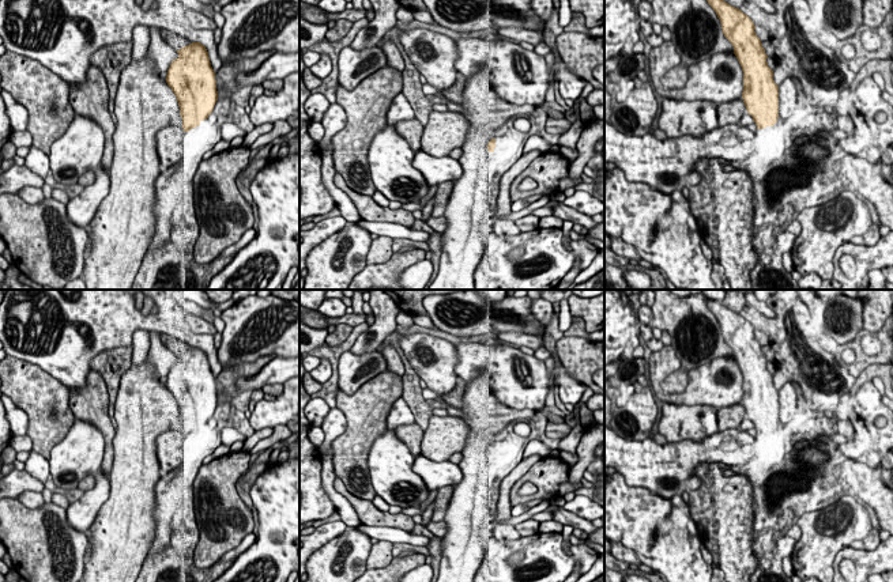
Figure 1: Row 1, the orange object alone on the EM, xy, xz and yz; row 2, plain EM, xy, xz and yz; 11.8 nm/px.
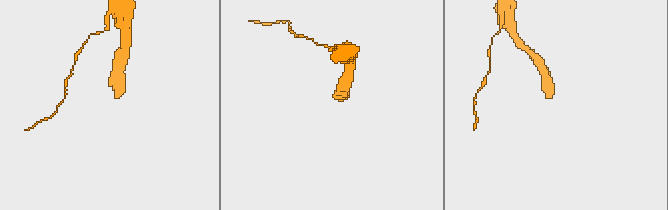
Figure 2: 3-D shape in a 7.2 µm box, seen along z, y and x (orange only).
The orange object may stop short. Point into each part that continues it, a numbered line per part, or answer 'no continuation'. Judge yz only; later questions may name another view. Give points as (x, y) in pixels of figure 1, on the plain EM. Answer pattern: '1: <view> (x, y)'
no continuation

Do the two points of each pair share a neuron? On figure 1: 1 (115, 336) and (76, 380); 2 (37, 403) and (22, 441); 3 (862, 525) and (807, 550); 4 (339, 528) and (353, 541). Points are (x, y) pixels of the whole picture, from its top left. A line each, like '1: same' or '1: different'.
1: same
2: different
3: same
4: different

